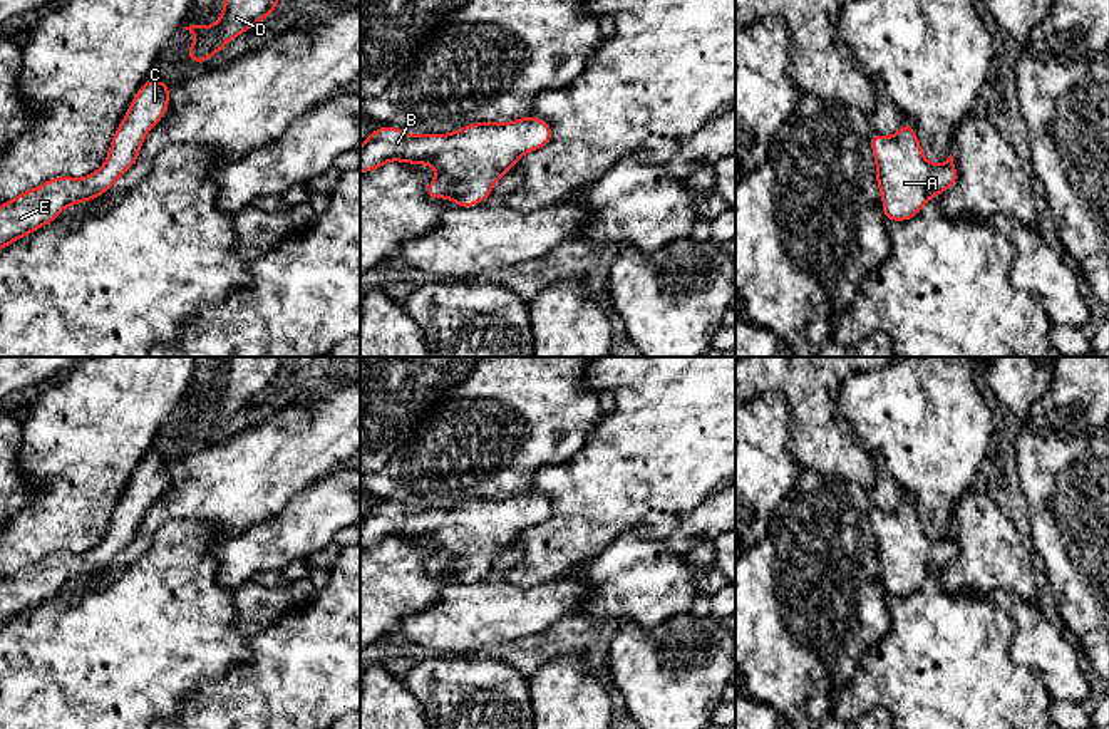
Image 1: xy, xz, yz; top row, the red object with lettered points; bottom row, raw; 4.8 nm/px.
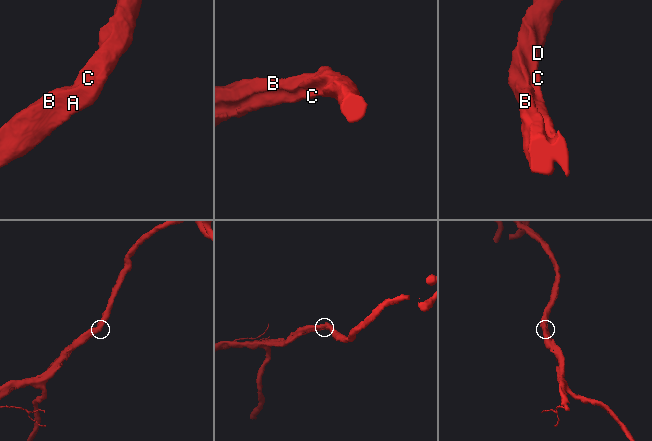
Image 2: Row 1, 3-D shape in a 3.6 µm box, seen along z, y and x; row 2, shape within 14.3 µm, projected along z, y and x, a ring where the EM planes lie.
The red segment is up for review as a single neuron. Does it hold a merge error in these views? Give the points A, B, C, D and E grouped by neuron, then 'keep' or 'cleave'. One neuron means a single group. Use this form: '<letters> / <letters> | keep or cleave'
A B C D E | keep

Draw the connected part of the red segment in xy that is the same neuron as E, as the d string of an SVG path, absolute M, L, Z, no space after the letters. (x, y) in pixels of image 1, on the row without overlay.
M147 454L112 511L107 535L84 553L59 551L0 580L0 625L52 598L67 582L104 570L139 535L147 508L169 483L171 459Z

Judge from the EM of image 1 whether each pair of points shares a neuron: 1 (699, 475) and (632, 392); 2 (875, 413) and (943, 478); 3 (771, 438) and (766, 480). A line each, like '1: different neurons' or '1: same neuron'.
1: same neuron
2: same neuron
3: same neuron

